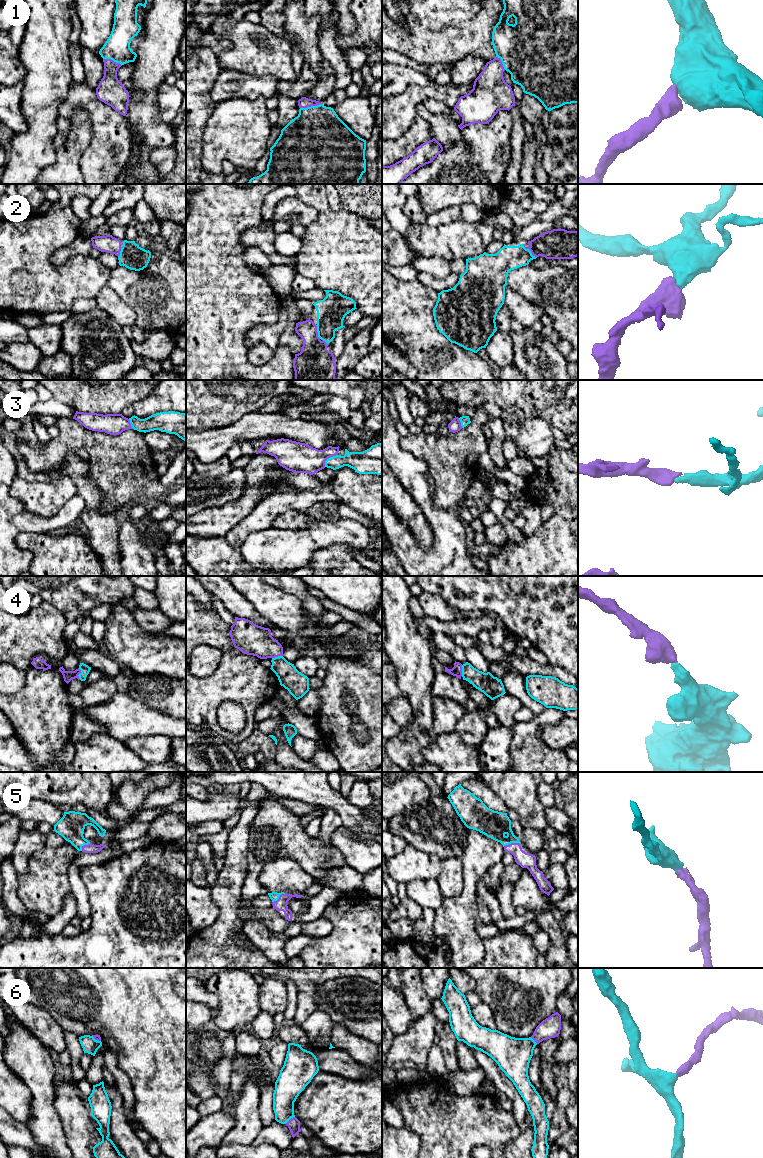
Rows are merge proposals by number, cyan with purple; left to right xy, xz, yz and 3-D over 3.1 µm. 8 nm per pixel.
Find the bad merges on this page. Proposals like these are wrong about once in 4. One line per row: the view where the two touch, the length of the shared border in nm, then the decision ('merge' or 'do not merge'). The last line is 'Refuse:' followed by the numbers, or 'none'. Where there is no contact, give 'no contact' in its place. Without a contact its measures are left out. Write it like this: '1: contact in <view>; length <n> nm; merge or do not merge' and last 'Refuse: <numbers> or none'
1: contact in xz; length 180 nm; merge
2: contact in yz; length 160 nm; merge
3: contact in xz; length 150 nm; merge
4: contact in xy; length 90 nm; merge
5: contact in yz; length 130 nm; merge
6: contact in xz; length 100 nm; merge
Refuse: none

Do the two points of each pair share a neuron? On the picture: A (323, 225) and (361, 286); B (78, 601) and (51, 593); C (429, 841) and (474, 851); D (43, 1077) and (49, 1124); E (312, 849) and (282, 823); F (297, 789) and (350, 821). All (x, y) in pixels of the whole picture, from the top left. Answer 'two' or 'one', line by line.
A: one
B: one
C: two
D: one
E: one
F: one

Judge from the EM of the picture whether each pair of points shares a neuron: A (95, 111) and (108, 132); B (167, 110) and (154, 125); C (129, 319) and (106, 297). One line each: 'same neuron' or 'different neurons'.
A: same neuron
B: different neurons
C: same neuron

